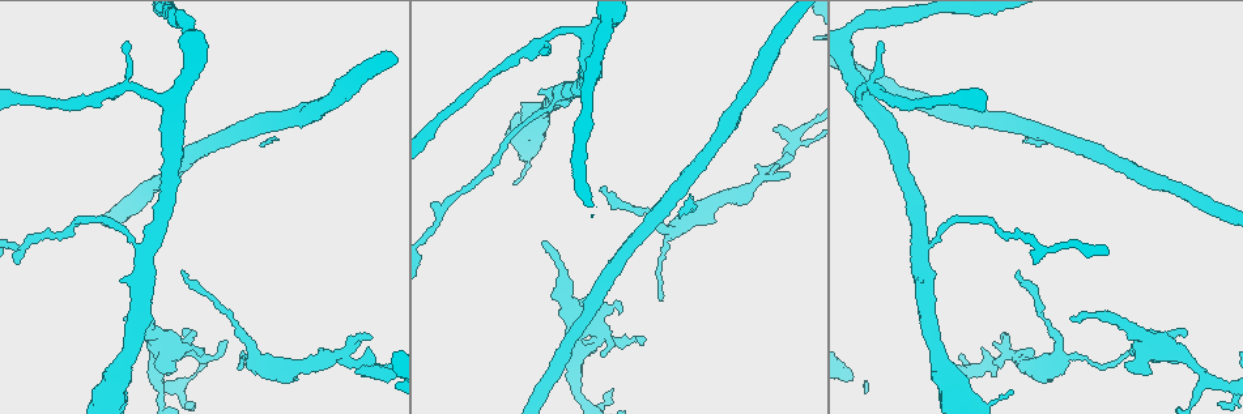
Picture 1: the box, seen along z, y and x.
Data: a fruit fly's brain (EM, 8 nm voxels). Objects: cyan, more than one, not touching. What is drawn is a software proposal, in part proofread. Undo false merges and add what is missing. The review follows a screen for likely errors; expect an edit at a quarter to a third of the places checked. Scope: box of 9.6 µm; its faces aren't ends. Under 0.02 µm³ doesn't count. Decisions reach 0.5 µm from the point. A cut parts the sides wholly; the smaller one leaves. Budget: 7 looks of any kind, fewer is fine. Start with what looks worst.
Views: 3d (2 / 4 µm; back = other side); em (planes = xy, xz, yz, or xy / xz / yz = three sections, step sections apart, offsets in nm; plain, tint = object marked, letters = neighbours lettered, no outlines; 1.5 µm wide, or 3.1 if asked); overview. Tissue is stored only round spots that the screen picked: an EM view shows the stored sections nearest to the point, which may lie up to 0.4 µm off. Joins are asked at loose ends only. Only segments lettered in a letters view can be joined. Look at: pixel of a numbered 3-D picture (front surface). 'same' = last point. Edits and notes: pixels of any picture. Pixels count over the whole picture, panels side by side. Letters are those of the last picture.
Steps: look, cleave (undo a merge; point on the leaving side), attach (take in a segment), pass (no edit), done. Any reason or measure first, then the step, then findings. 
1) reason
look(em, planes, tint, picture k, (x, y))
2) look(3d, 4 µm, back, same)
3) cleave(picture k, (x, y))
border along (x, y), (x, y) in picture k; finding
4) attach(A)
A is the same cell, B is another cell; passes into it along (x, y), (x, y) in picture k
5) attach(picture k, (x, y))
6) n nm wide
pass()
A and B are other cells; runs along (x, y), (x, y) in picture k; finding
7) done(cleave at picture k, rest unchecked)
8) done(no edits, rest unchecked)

thin end
look(em, planes, letters, picture 1, (542, 47))

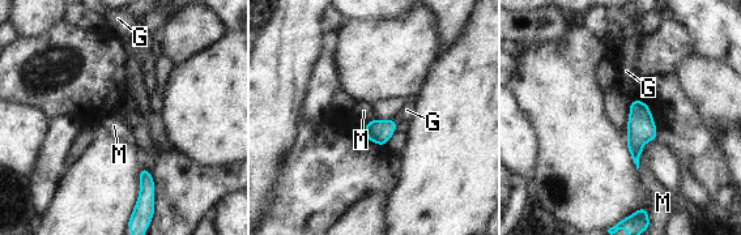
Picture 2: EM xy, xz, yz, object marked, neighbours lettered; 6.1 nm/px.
140 nm wide
pass()
G and M are other cells; border along (642, 152), (638, 167) in picture 2; none of them fits

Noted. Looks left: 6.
free end
look(3d, 2 µm, picture 1, (642, 338))

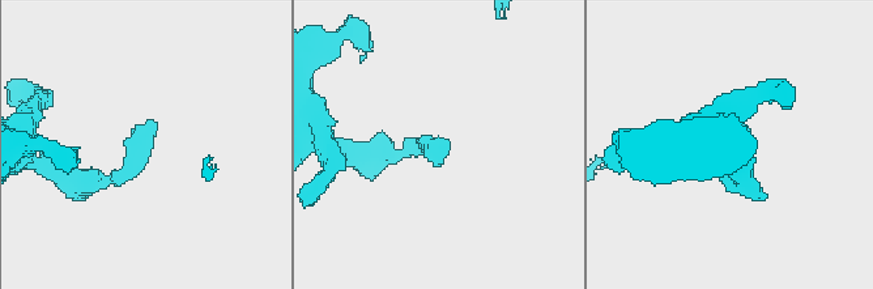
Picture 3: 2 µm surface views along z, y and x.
look(em, planes, letters, picture 3, (152, 122))

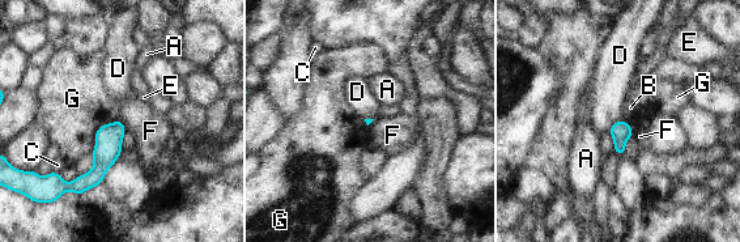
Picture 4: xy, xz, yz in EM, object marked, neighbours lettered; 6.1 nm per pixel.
F touches over 140 nm
pass()
A, B, C, D, E, F and G are other cells; border along (620, 119), (630, 127), (634, 135) in picture 4; none of them fits

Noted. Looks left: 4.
a fork
look(3d, 4 µm, picture 1, (674, 229))

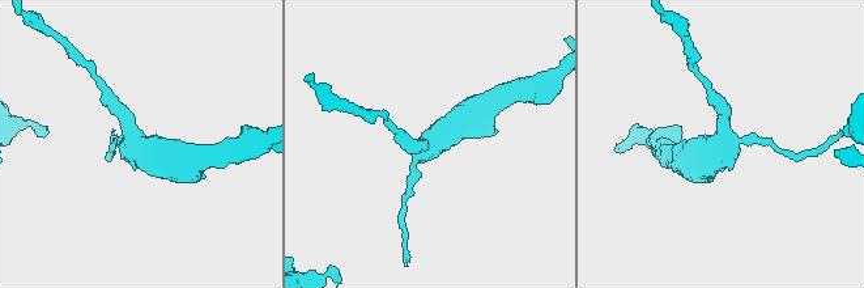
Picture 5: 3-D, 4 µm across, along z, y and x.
now the EM
look(em, xz, step 4, tint, picture 5, (719, 140))

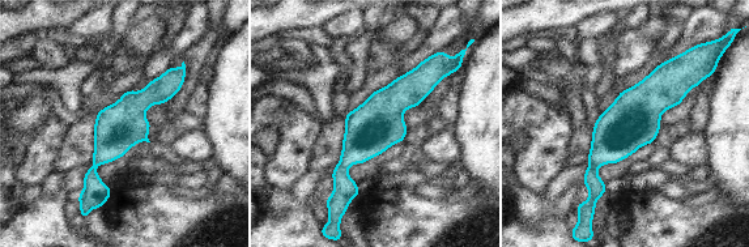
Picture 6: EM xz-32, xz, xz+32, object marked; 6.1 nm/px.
look(em, planes, letters, same)

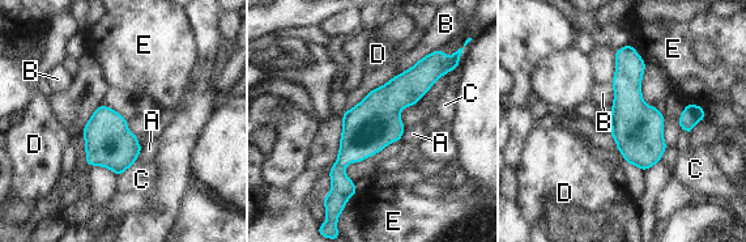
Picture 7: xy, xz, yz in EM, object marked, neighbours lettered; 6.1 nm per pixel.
220 nm wide
pass()
A, B, C, D and E are other cells; runs along (426, 62), (341, 162), (345, 191) in picture 7; continuous, no second cell

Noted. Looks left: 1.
done(no edits, rest unchecked)

